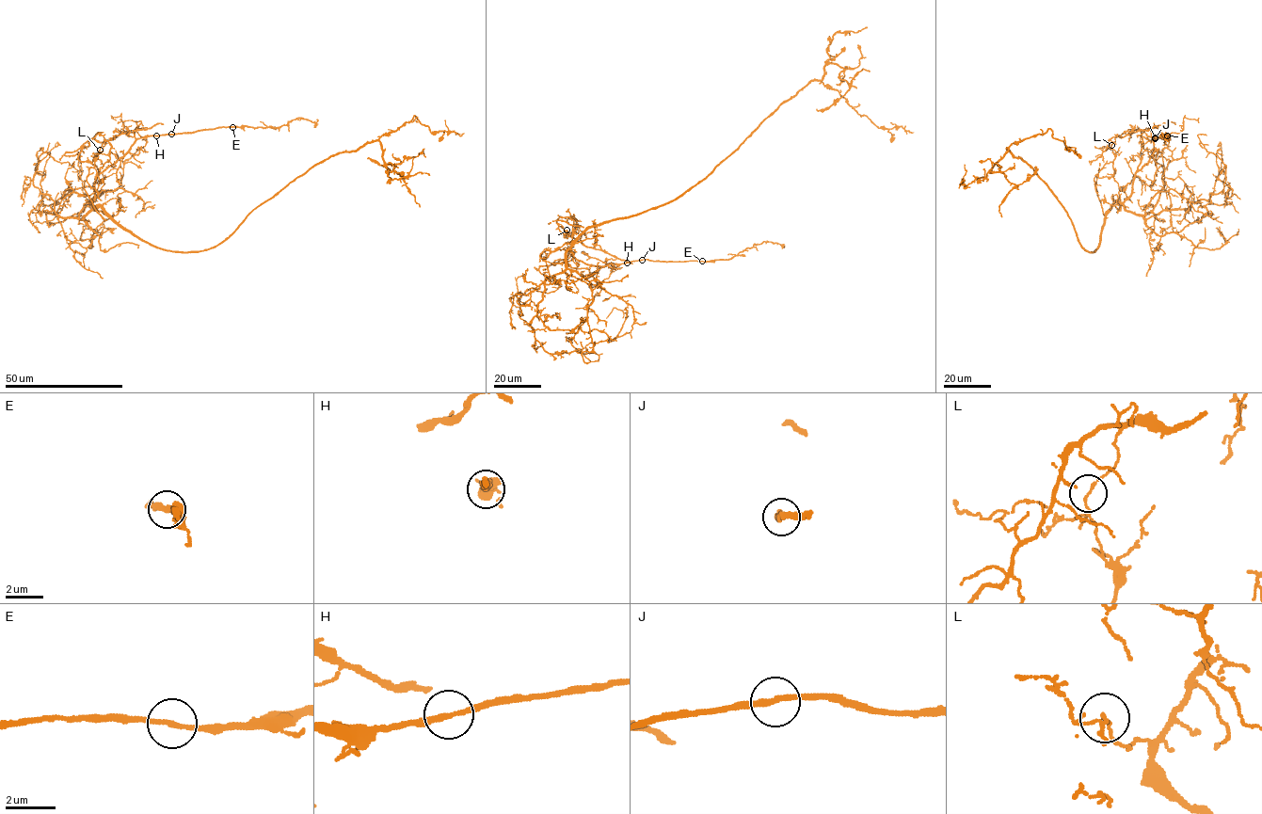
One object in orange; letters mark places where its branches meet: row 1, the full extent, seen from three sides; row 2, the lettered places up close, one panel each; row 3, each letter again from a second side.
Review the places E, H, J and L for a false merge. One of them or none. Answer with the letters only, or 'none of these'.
L

